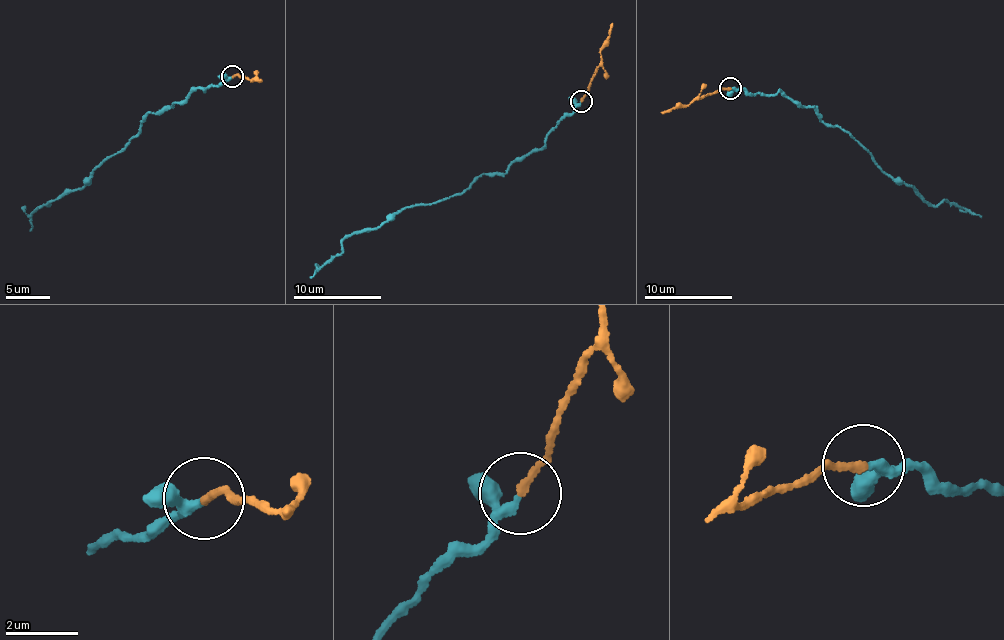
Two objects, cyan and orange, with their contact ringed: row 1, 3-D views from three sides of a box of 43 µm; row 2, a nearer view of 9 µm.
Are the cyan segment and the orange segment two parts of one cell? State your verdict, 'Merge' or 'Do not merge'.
Do not merge

